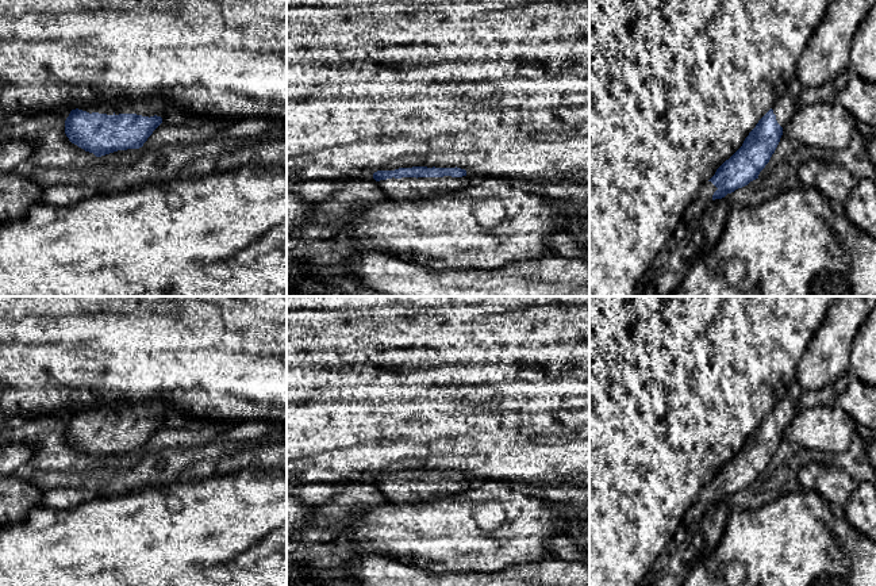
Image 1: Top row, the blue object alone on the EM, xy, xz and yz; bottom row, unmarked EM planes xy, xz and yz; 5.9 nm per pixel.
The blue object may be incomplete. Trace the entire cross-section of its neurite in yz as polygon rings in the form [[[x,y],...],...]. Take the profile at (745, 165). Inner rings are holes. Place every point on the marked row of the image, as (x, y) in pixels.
[[[783,93],[749,133],[742,146],[702,185],[699,196],[684,212],[683,222],[688,226],[695,223],[711,200],[722,199],[758,179],[780,142],[783,127],[799,107],[798,97]]]

